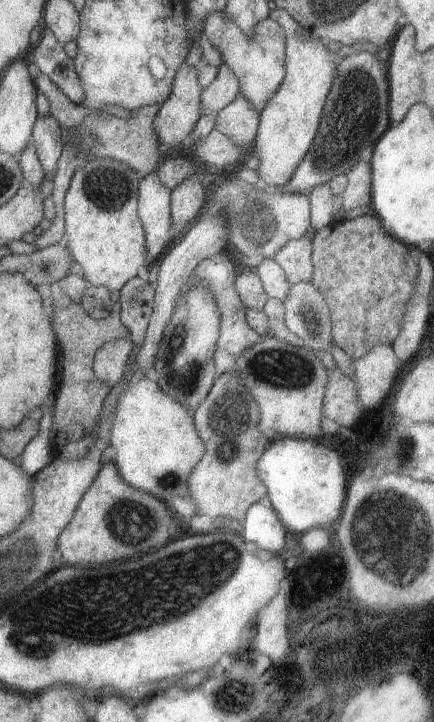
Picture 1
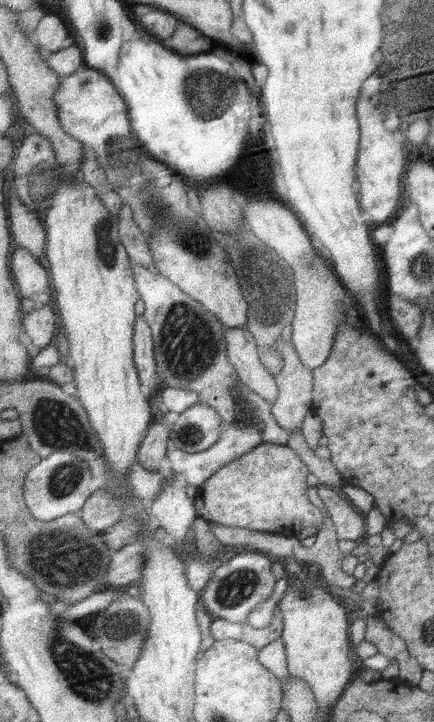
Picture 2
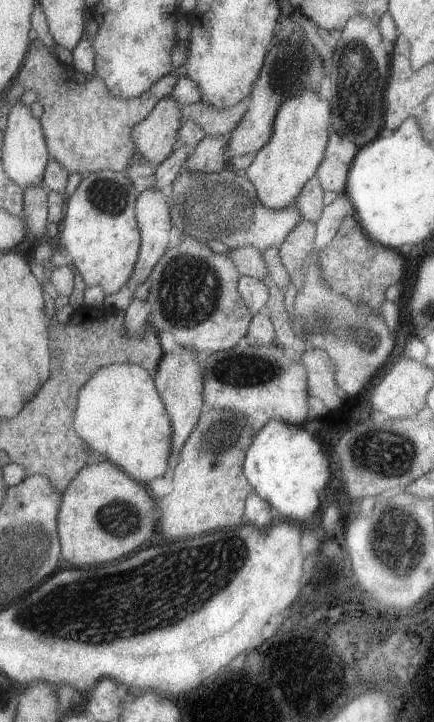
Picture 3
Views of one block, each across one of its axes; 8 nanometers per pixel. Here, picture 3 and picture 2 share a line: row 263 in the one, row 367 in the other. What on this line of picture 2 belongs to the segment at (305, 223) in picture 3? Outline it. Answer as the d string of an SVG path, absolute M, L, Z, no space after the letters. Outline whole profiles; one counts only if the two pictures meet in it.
M281 336L275 340L275 350L279 352L281 360L283 360L283 366L281 366L281 372L277 376L273 376L275 380L275 386L277 386L277 396L275 396L275 402L273 402L273 408L271 408L271 414L275 418L275 422L287 432L297 432L305 420L305 416L313 410L313 372L307 370L301 362L299 362L299 356L291 344L291 340L283 340Z

